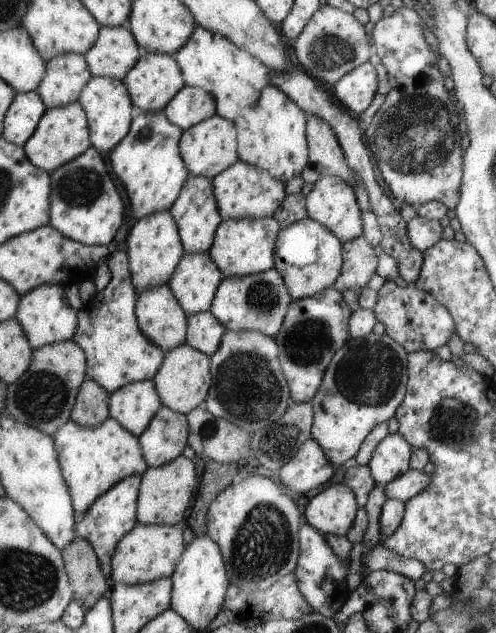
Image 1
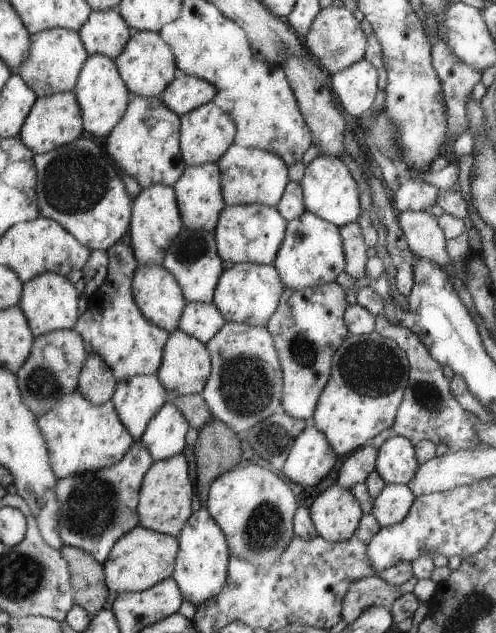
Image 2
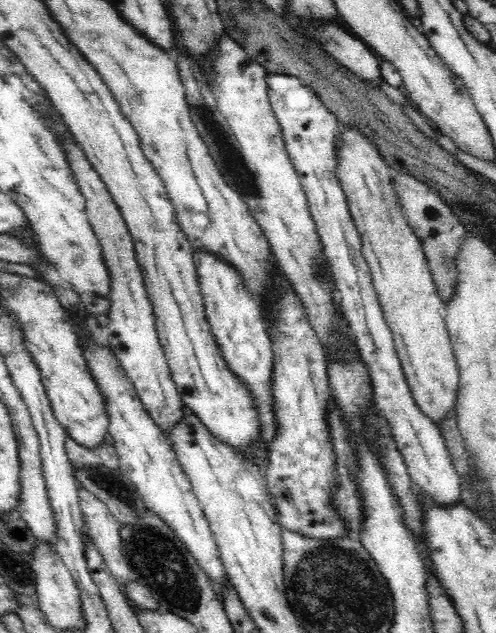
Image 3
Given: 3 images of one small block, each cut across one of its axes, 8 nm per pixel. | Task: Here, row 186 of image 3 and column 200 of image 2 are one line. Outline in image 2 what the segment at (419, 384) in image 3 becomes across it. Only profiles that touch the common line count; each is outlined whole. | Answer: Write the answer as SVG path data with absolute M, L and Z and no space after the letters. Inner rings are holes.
M179 329L170 332L162 350L160 365L154 374L166 390L166 394L173 397L196 395L203 390L209 373L210 356L205 345Z

